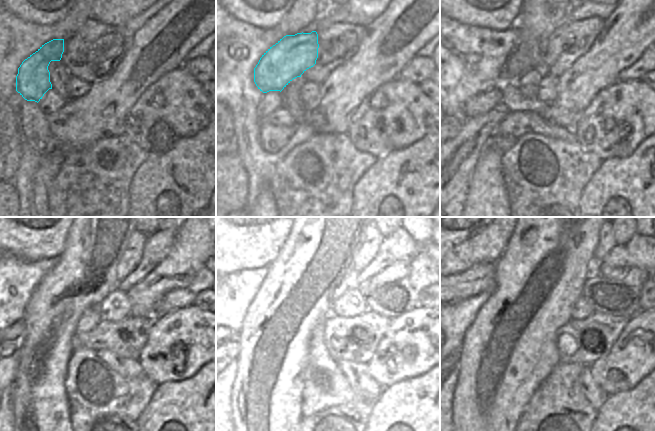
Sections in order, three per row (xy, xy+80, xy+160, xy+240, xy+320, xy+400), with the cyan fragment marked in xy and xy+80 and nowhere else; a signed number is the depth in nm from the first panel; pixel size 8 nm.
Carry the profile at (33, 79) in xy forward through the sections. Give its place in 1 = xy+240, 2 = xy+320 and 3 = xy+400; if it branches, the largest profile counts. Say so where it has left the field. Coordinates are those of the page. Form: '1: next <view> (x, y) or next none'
1: next xy+240 (131, 258)
2: next xy+320 (371, 244)
3: next xy+400 (606, 241)

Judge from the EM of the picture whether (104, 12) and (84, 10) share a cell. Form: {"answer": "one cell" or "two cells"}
{"answer": "two cells"}

